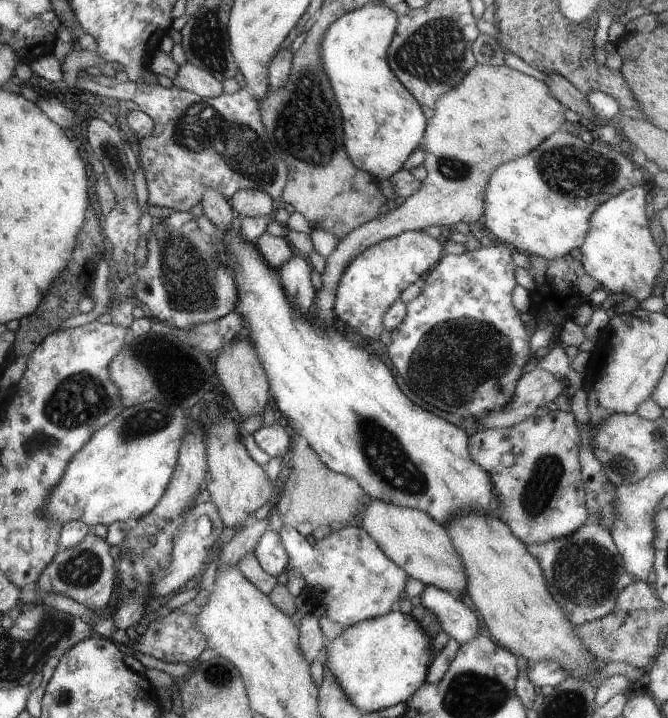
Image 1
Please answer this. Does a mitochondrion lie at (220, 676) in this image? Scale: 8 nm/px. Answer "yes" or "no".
yes

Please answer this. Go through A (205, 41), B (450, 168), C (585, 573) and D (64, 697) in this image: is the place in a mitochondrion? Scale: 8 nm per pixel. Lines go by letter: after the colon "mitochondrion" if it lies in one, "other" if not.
A: mitochondrion
B: mitochondrion
C: mitochondrion
D: mitochondrion

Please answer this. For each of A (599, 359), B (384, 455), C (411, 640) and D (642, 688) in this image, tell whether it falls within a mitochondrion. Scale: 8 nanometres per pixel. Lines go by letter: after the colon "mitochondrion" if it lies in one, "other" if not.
A: other
B: mitochondrion
C: other
D: other

